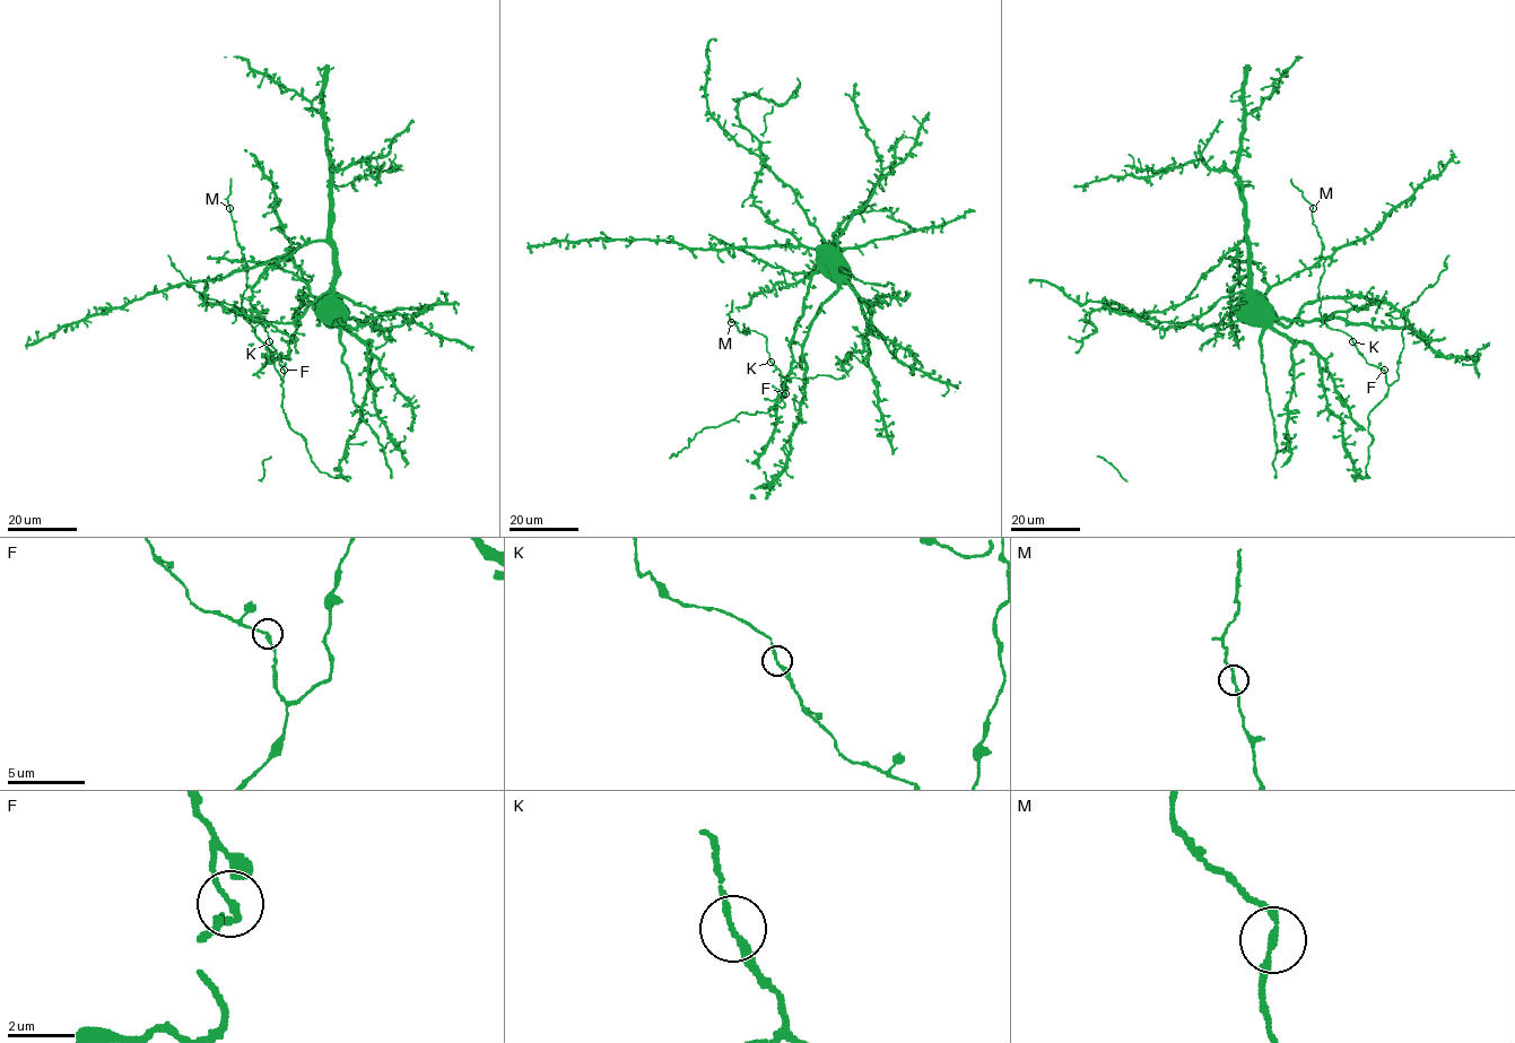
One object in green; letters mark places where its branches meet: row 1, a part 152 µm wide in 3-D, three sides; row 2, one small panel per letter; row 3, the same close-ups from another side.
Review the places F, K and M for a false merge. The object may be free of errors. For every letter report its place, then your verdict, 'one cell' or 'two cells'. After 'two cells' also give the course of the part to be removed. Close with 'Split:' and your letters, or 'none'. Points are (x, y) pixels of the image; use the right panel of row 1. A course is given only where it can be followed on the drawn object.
F: place (1384, 370); one cell
K: place (1352, 341); one cell
M: place (1313, 208); one cell
Split: none

